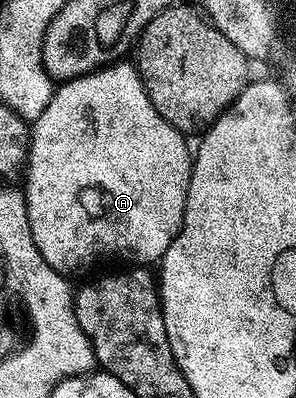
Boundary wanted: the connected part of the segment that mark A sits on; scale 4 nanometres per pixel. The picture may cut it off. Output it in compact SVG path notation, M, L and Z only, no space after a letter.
M113 62L97 68L95 72L88 72L85 76L75 76L72 80L65 80L53 91L50 98L50 106L42 110L42 114L31 125L30 143L28 145L28 167L26 169L25 186L22 186L24 201L28 207L28 221L30 222L30 234L34 238L34 246L38 246L38 254L46 258L46 262L52 269L61 274L76 272L79 268L88 268L95 260L104 260L107 256L113 256L116 260L128 260L132 266L152 266L164 259L166 250L170 250L170 242L174 242L176 235L180 233L182 218L186 210L186 194L190 186L190 174L192 173L193 149L188 148L185 133L179 130L150 102L150 98L144 89L144 83L135 63Z

